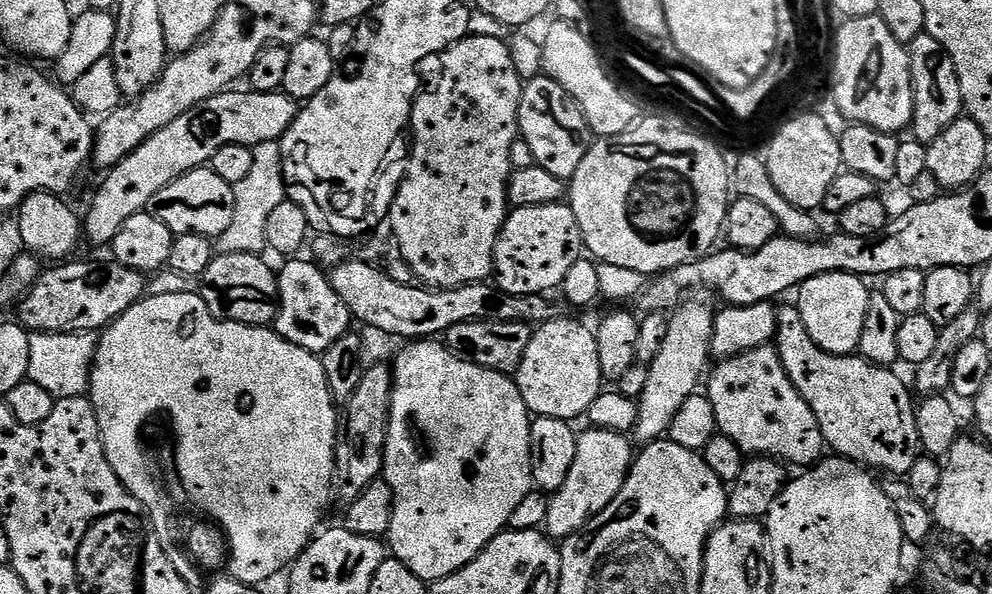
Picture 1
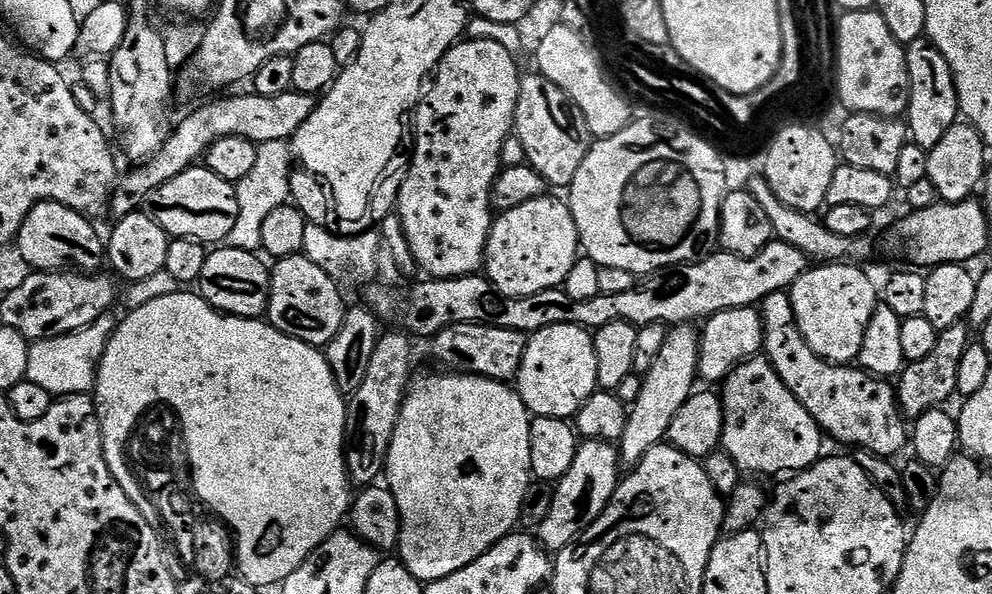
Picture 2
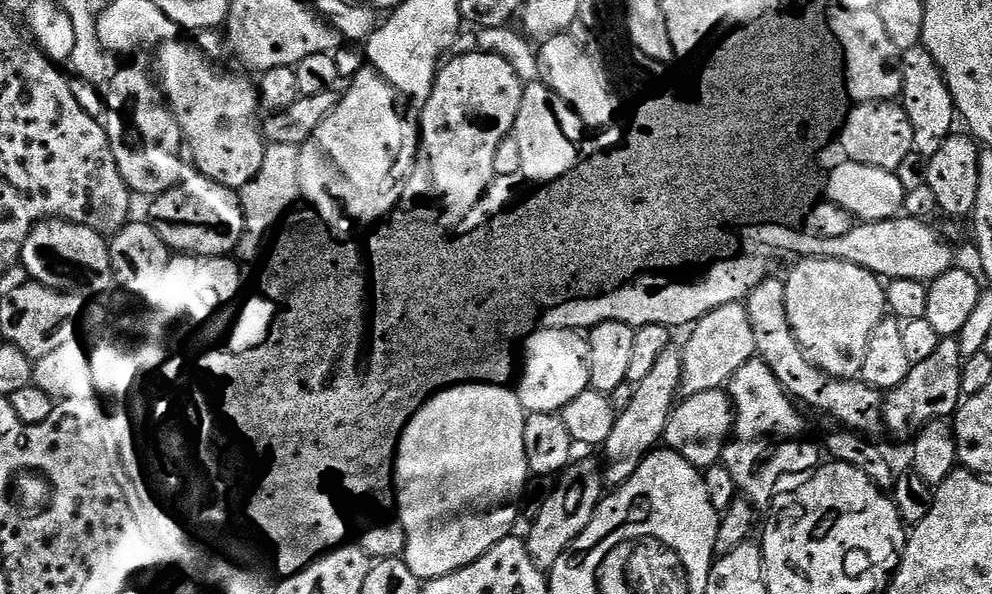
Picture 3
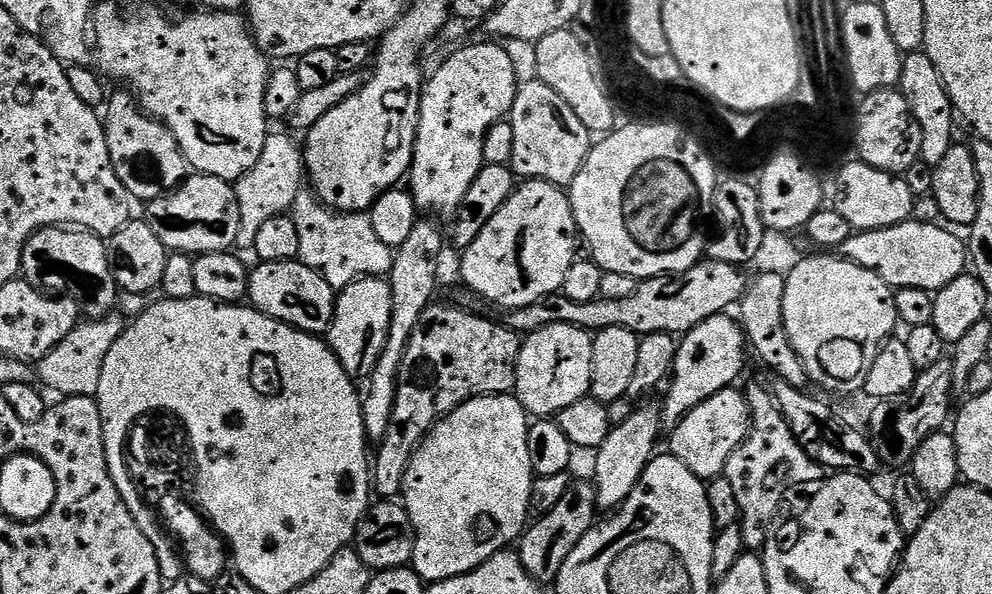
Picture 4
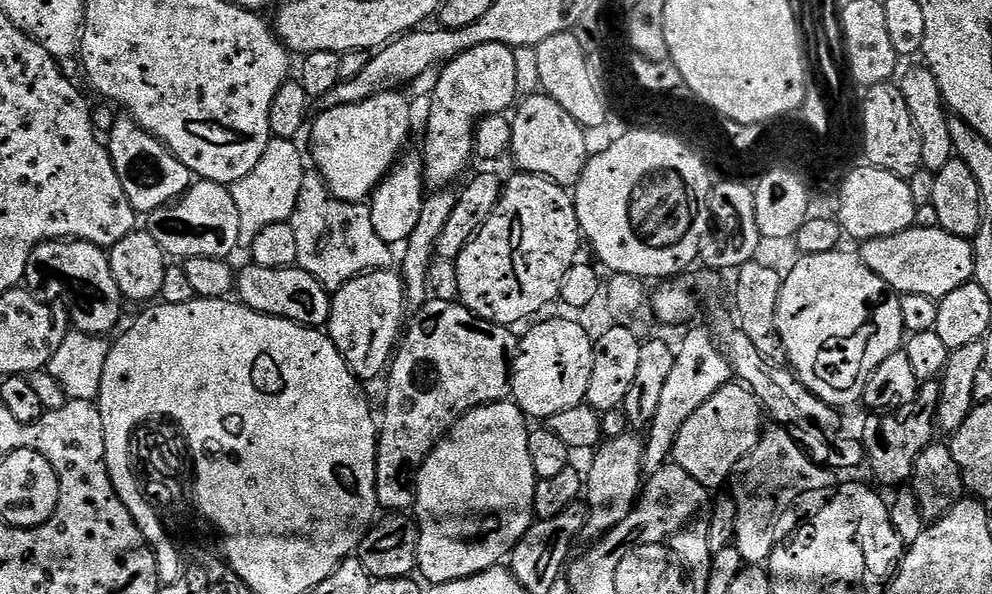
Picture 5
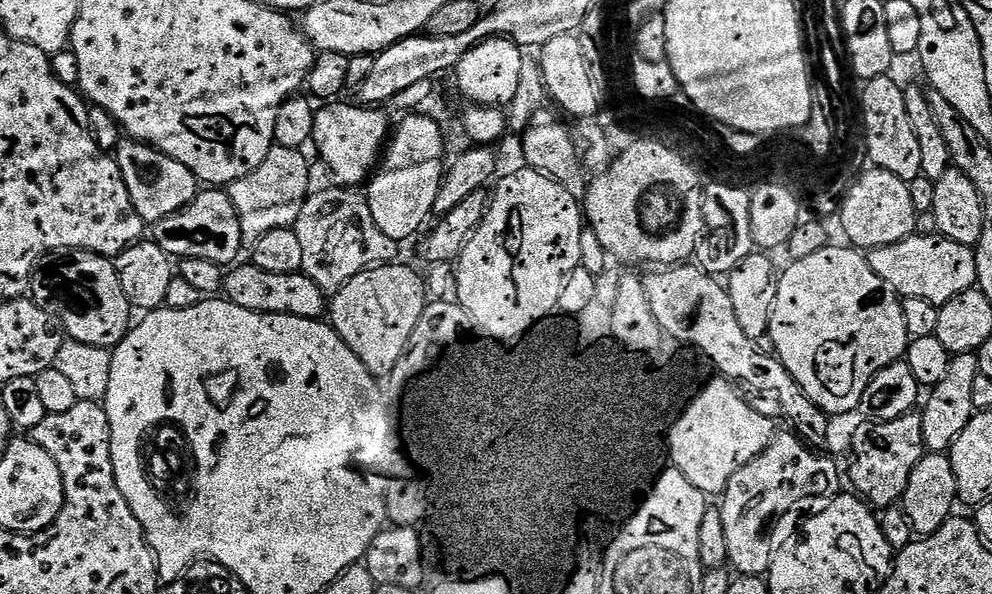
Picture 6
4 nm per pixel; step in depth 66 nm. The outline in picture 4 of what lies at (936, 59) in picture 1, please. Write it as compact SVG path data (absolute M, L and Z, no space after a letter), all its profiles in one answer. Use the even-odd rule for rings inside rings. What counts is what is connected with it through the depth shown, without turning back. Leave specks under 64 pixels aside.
M923 50L909 52L904 56L898 90L904 95L906 102L910 102L910 110L922 130L920 160L934 169L952 149L954 143L952 131L956 128L958 116L953 109L950 94L942 82L942 74L938 74L938 66L934 66L934 62L930 62L927 52Z

